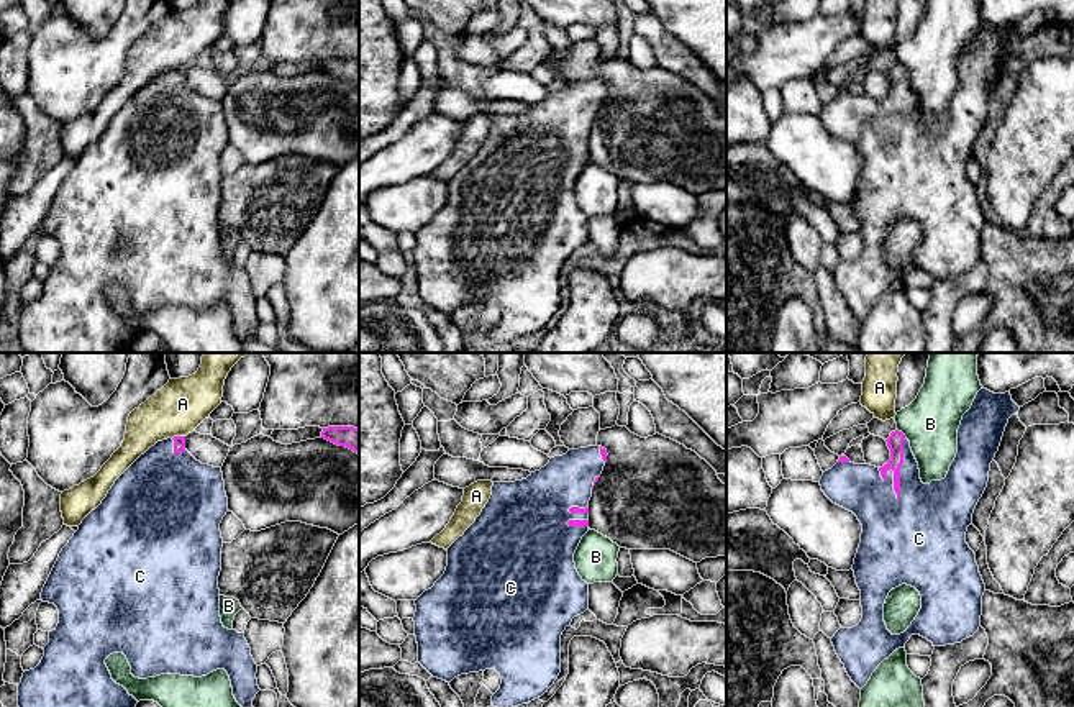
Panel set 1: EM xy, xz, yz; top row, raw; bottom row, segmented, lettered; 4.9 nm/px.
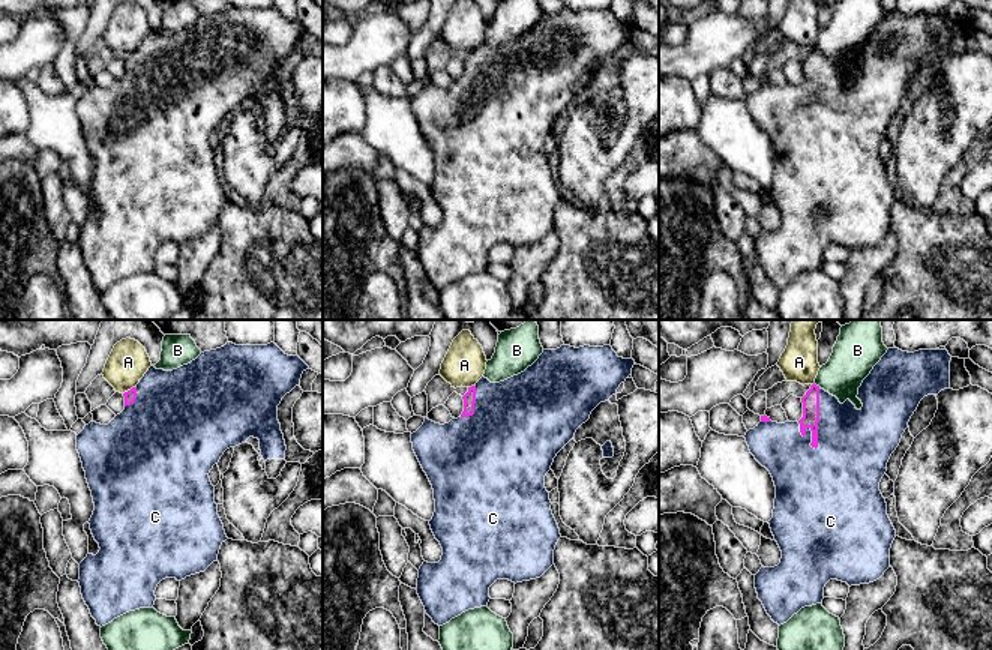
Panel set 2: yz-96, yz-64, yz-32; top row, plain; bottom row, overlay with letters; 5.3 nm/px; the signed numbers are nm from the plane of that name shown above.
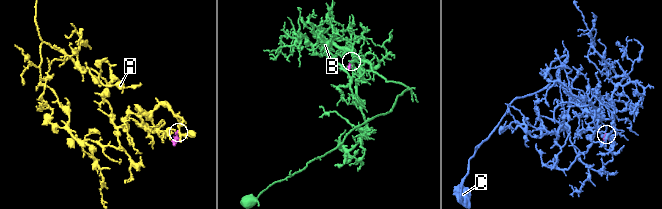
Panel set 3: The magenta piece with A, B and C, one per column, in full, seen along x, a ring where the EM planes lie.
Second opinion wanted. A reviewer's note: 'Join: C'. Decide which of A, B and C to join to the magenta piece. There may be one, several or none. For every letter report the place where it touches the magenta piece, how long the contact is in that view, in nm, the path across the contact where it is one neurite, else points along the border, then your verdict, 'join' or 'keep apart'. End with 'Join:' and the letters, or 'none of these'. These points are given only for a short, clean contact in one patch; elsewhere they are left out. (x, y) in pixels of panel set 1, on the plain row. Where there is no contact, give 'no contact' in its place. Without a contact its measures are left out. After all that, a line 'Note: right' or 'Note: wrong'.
A: meets magenta in xy at (177, 69); contact 70 nm long; border along xy (184, 68), (172, 71); keep apart
B: meets magenta in yz at (902, 66); contact 60 nm long; keep apart
C: meets magenta in yz at (899, 102); contact 300 nm long; join
Join: C
Note: right

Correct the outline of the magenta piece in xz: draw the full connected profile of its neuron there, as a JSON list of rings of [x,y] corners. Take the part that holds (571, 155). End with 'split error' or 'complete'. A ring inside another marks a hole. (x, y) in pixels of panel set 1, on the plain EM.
[[[587,79],[554,89],[539,103],[515,115],[494,115],[492,128],[476,154],[448,184],[448,198],[416,233],[418,295],[438,312],[495,302],[502,317],[492,328],[497,341],[512,341],[541,330],[561,305],[561,267],[589,241],[589,217],[579,208],[574,185],[589,164],[589,133],[607,95],[607,82]]]; split error

